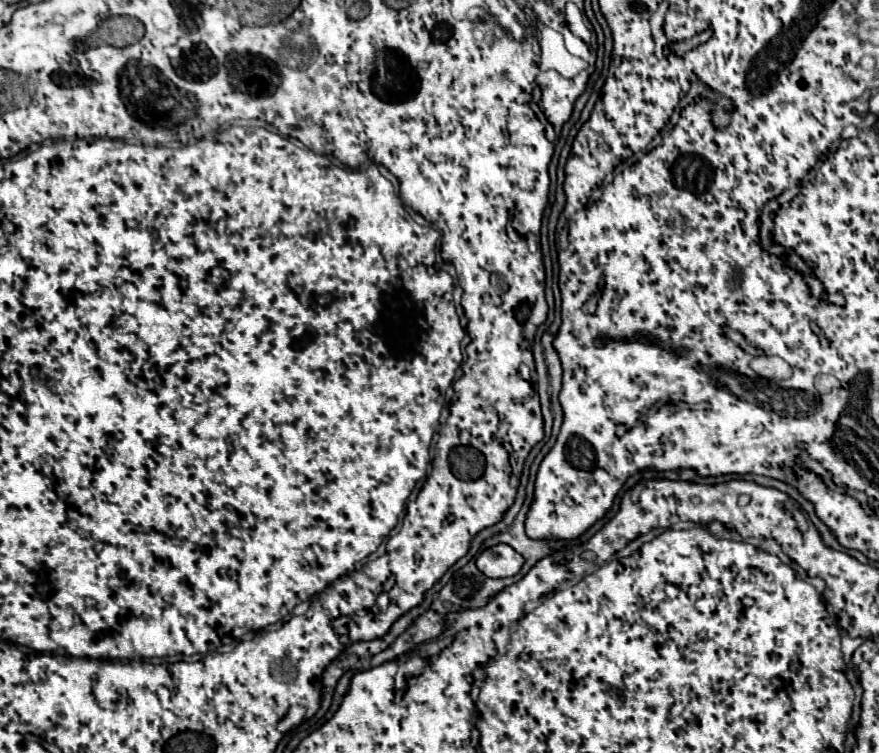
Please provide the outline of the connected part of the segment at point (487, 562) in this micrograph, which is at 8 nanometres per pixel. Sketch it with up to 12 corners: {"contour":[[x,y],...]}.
{"contour":[[499,544],[477,558],[489,578],[515,576],[525,558]]}

